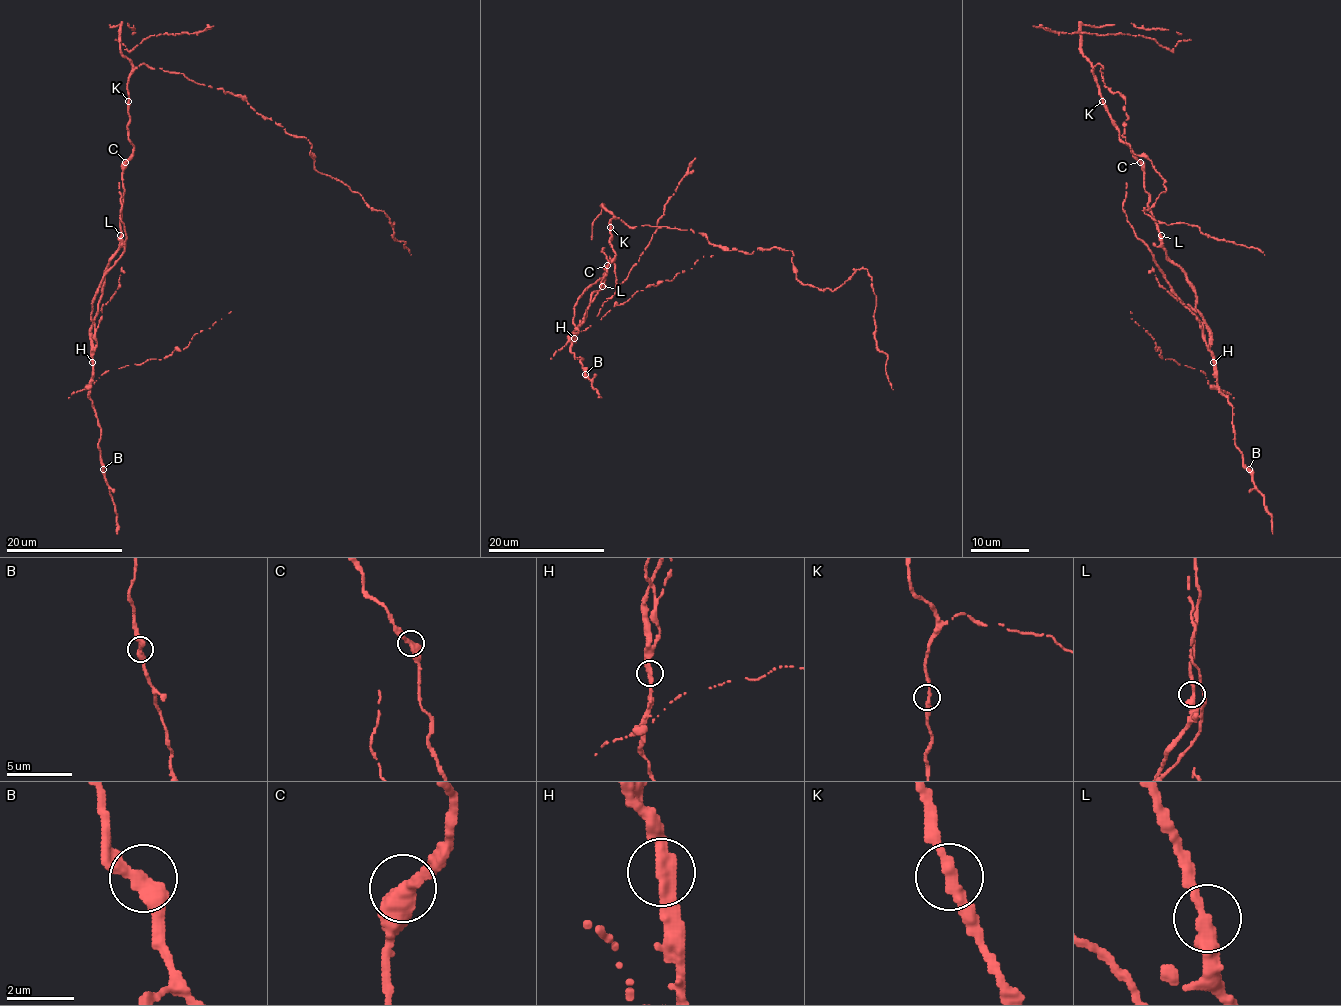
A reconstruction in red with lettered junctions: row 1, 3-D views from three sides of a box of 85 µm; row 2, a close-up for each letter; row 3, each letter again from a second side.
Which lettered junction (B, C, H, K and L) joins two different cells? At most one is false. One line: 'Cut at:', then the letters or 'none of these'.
Cut at: H

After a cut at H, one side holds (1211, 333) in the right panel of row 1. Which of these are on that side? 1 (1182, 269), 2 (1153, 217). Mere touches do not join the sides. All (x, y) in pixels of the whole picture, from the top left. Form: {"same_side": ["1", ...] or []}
{"same_side": ["1", "2"]}

